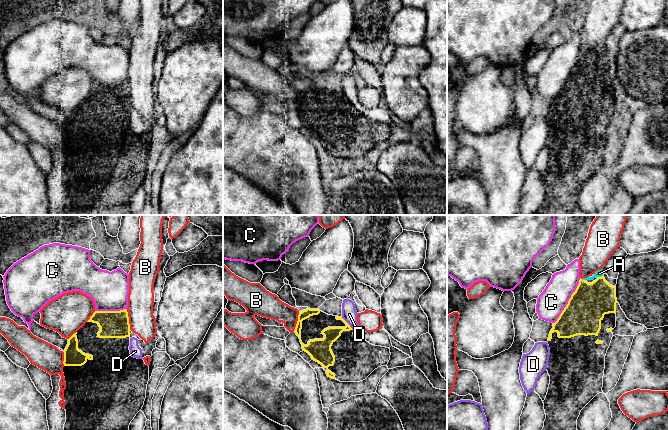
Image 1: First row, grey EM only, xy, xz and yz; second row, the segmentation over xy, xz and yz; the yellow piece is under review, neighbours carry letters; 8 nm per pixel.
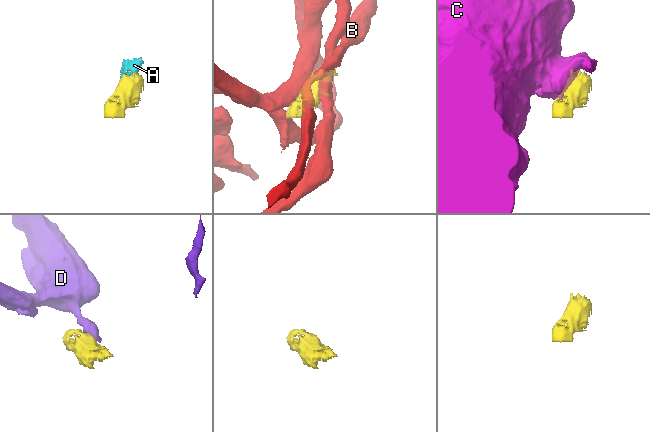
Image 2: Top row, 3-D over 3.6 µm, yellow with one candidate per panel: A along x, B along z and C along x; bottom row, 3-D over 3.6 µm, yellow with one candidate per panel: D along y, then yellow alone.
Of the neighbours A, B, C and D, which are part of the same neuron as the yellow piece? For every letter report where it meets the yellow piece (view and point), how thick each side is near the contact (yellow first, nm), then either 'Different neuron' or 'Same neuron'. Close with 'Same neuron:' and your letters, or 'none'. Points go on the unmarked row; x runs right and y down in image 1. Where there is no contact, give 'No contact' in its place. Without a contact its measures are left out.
A: Touches yellow at yz (599, 53). Thickness 300 nm (yellow) against 60 nm. Same neuron
B: Touches yellow at xy (128, 96). Thickness 220 nm (yellow) against 220 nm. Different neuron
C: Touches yellow at yz (568, 77). Thickness 300 nm (yellow) against 220 nm. Different neuron
D: Touches yellow at xz (347, 99). Thickness 120 nm (yellow) against 120 nm. Different neuron
Same neuron: A

